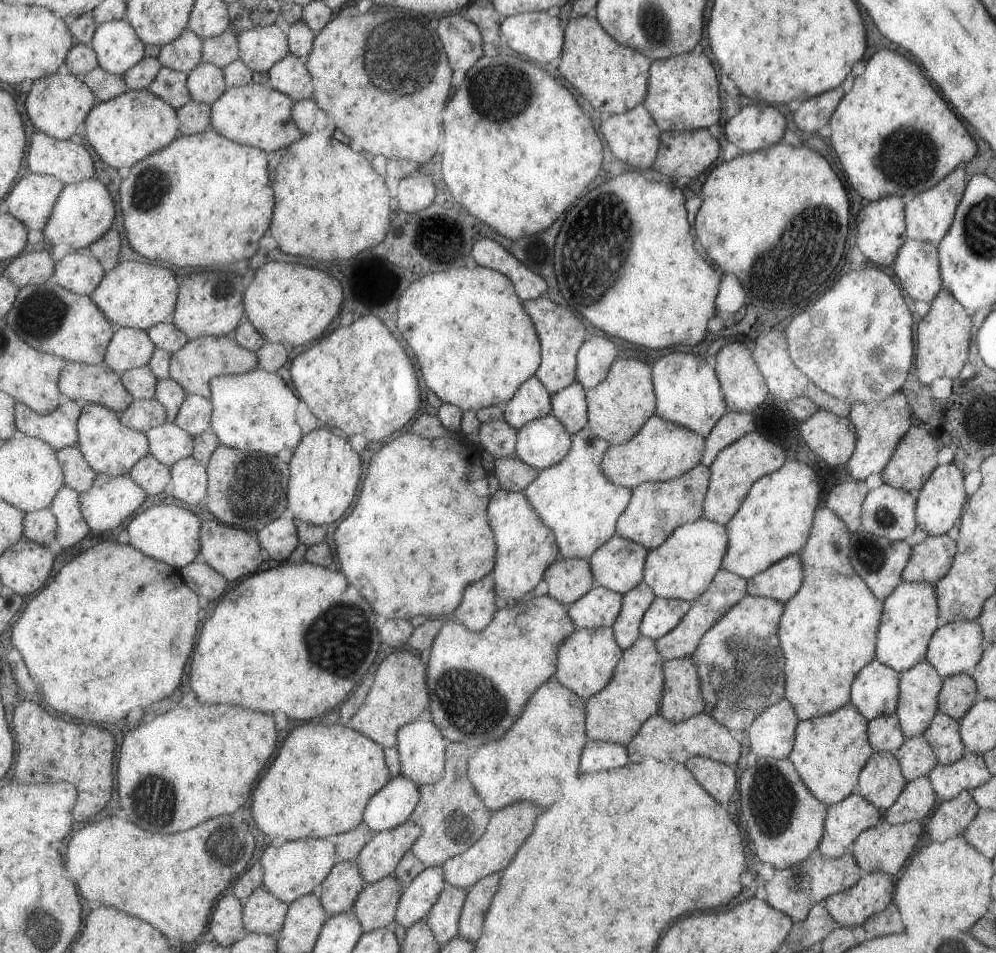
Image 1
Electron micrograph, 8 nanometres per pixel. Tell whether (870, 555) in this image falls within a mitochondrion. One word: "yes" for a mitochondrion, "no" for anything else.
yes

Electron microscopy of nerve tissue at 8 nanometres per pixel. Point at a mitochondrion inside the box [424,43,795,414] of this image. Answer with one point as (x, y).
(591, 255)

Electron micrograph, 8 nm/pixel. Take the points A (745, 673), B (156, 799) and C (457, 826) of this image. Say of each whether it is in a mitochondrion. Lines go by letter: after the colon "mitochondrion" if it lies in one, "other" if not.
A: mitochondrion
B: mitochondrion
C: mitochondrion

